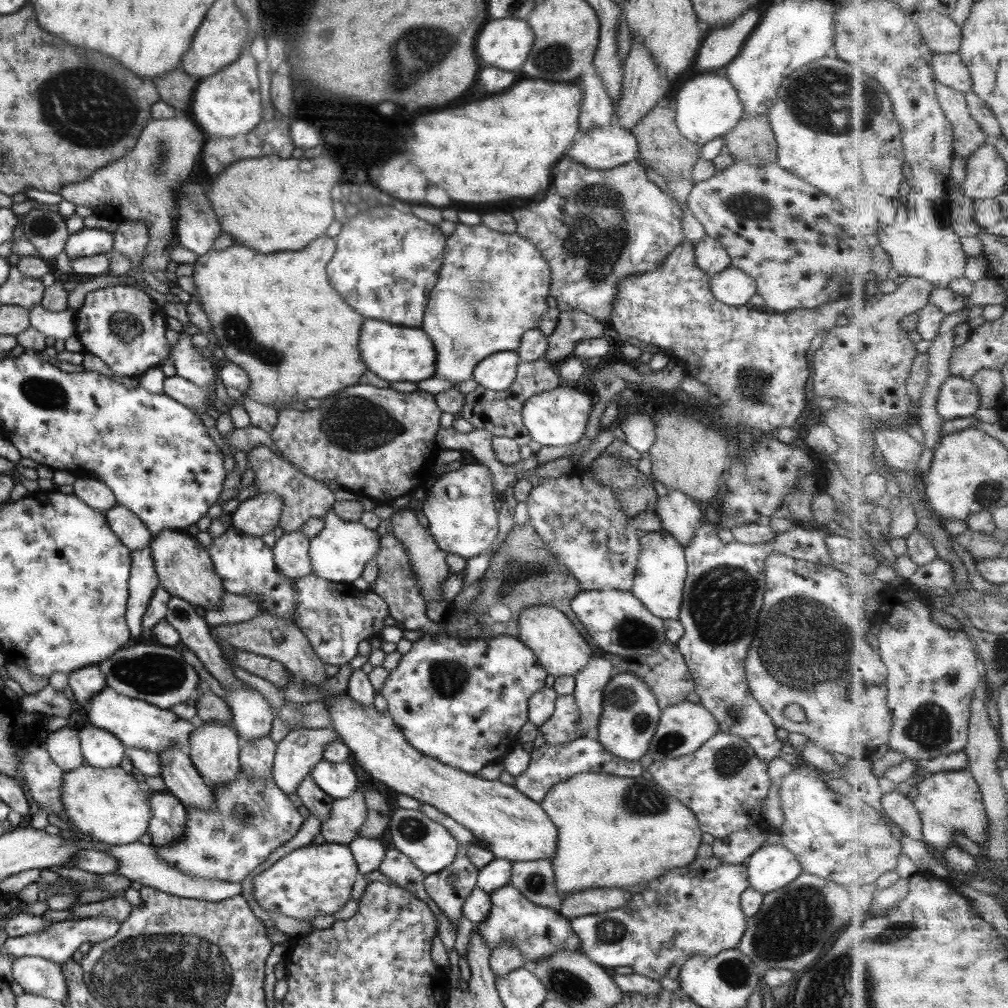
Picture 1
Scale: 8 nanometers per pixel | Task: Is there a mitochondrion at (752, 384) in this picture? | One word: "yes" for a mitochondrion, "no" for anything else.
yes

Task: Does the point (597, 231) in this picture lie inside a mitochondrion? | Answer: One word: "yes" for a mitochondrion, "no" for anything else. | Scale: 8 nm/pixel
yes

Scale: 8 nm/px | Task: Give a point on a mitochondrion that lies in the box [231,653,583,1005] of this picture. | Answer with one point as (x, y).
(448, 678)

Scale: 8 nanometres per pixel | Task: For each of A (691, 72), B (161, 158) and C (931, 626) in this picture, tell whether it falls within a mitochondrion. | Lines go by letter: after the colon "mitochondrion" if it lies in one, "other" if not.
A: other
B: mitochondrion
C: other

